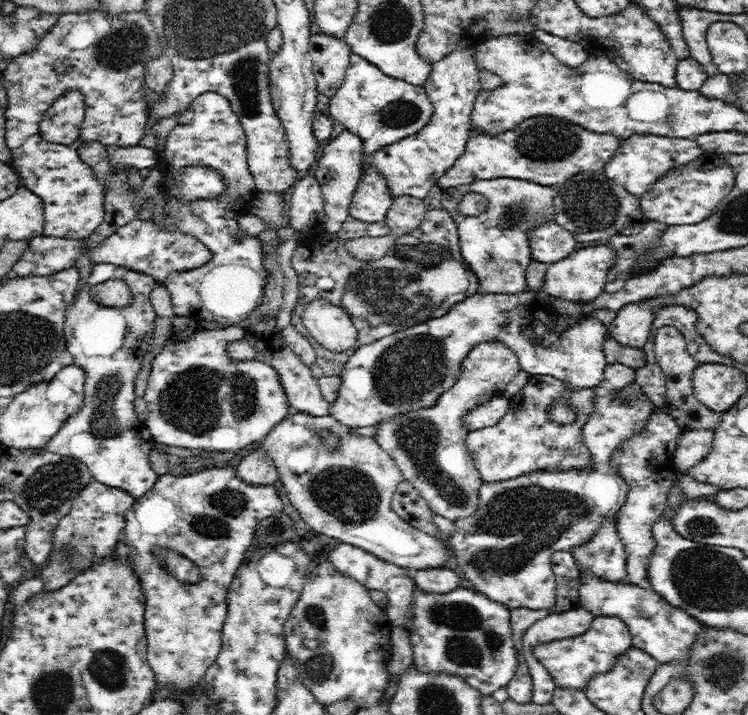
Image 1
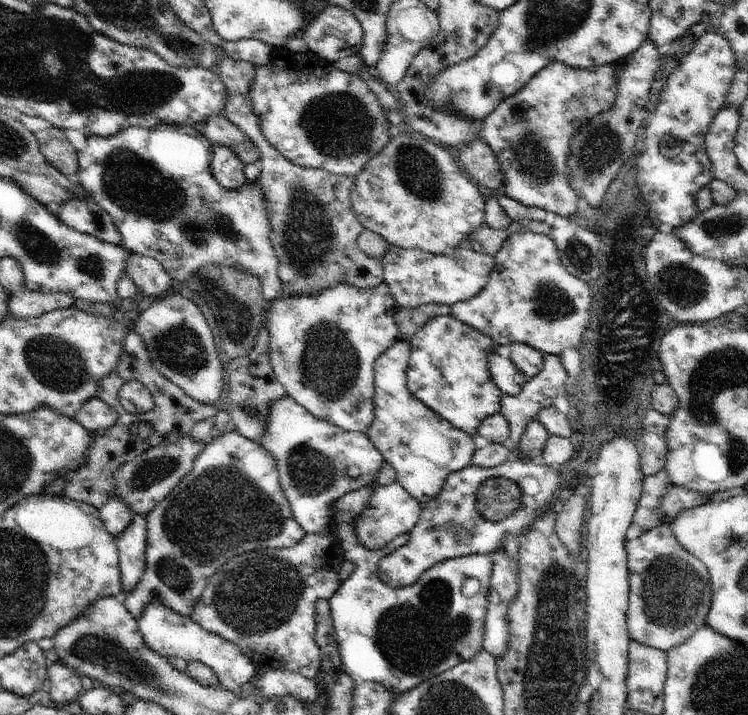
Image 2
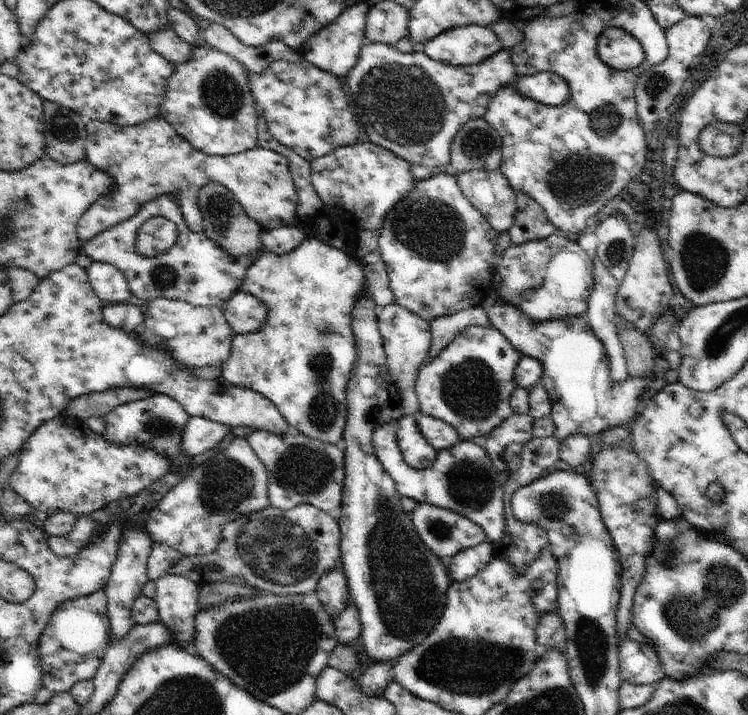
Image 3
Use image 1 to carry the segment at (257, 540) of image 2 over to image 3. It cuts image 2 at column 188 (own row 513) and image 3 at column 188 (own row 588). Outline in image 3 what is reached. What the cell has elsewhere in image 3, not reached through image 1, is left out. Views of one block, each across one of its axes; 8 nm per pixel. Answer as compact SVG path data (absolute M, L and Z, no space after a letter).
M235 438L234 441L231 442L230 446L226 448L226 450L216 454L203 464L198 465L186 478L183 479L183 481L172 487L171 490L163 496L158 505L148 512L147 519L145 520L145 530L149 533L154 542L169 544L172 548L179 550L184 556L203 557L204 555L209 555L210 553L213 553L215 548L219 545L222 527L227 522L237 519L238 516L248 516L250 513L261 511L262 509L268 508L270 506L267 484L267 468L260 462L258 455L254 452L254 449L250 446L250 443L247 441L247 439Z

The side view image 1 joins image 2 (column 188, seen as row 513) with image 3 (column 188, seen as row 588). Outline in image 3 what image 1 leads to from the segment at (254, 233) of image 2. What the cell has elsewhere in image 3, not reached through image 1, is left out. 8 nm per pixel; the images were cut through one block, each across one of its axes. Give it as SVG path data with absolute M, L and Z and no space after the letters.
M159 114L146 122L123 127L114 123L91 120L87 124L85 156L92 166L110 176L113 187L109 193L99 196L92 202L78 219L76 232L82 246L101 232L138 214L145 204L157 199L160 195L174 195L187 228L192 232L200 232L203 230L203 216L197 205L199 190L214 181L229 188L243 211L258 222L262 229L276 228L278 225L298 221L298 195L290 174L289 160L285 156L258 146L235 155L207 155L182 138L174 127Z

